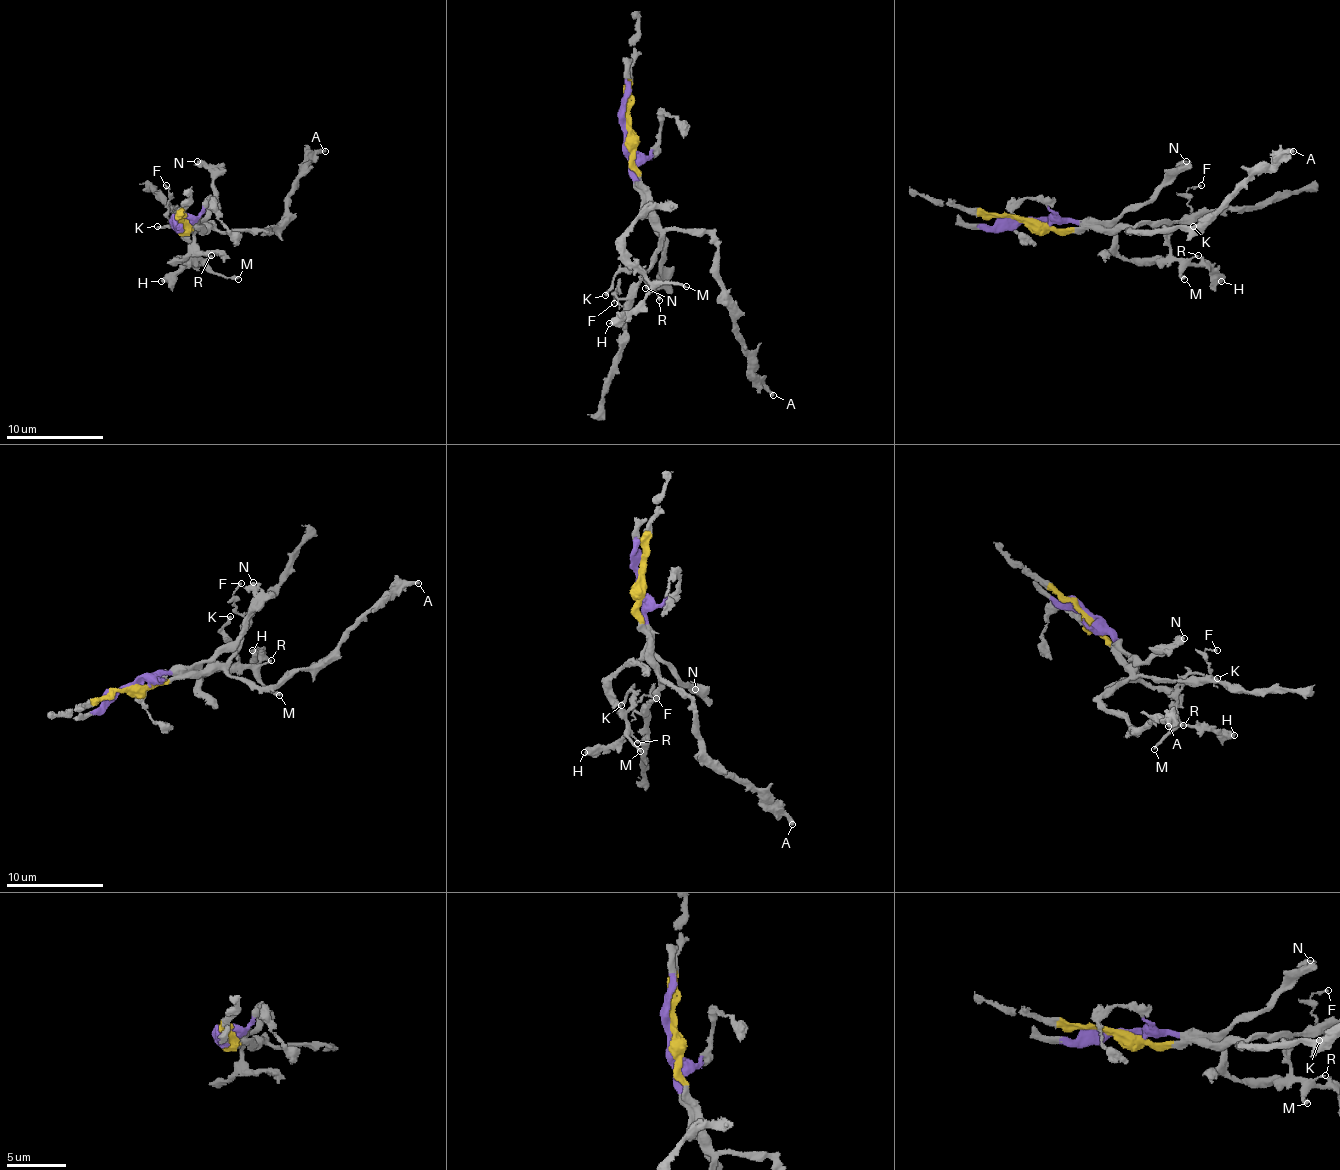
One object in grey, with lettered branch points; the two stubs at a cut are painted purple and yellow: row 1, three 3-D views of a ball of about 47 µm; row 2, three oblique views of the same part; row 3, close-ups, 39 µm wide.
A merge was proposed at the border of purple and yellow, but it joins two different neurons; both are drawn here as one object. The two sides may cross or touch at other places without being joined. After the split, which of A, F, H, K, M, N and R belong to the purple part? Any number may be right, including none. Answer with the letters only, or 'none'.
H, K, M, N, R

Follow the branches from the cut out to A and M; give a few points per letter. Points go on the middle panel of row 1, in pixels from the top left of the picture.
A: (625, 128), (652, 216), (664, 228), (701, 228), (718, 247), (732, 332), (747, 366), (774, 396)
M: (625, 131), (633, 187), (640, 194), (640, 216), (630, 226), (625, 257), (650, 281), (686, 286)

